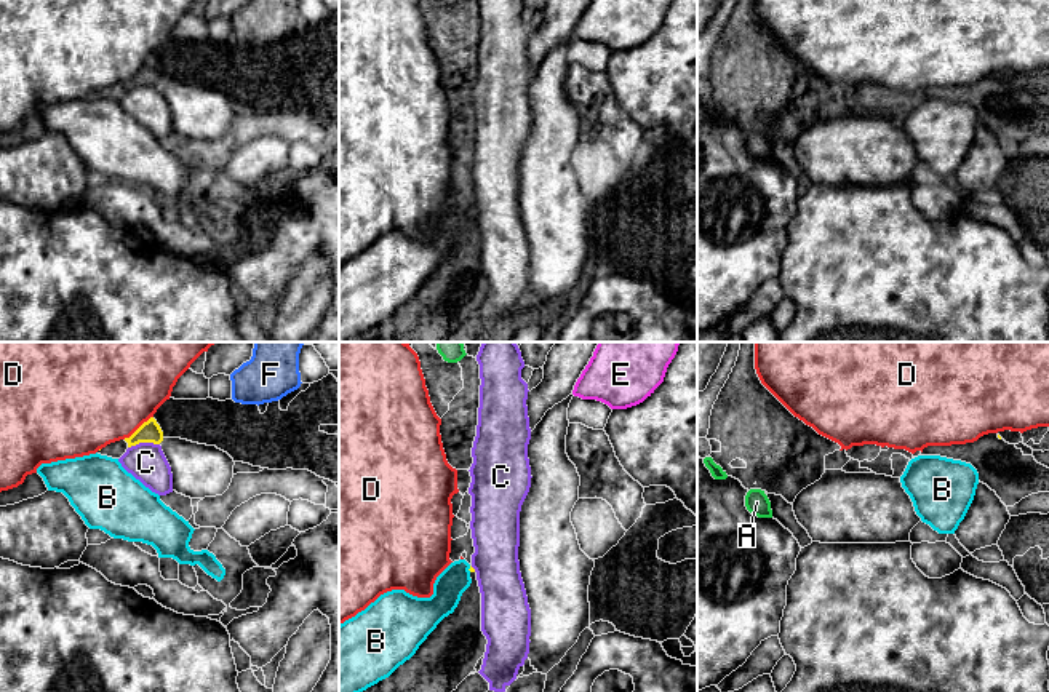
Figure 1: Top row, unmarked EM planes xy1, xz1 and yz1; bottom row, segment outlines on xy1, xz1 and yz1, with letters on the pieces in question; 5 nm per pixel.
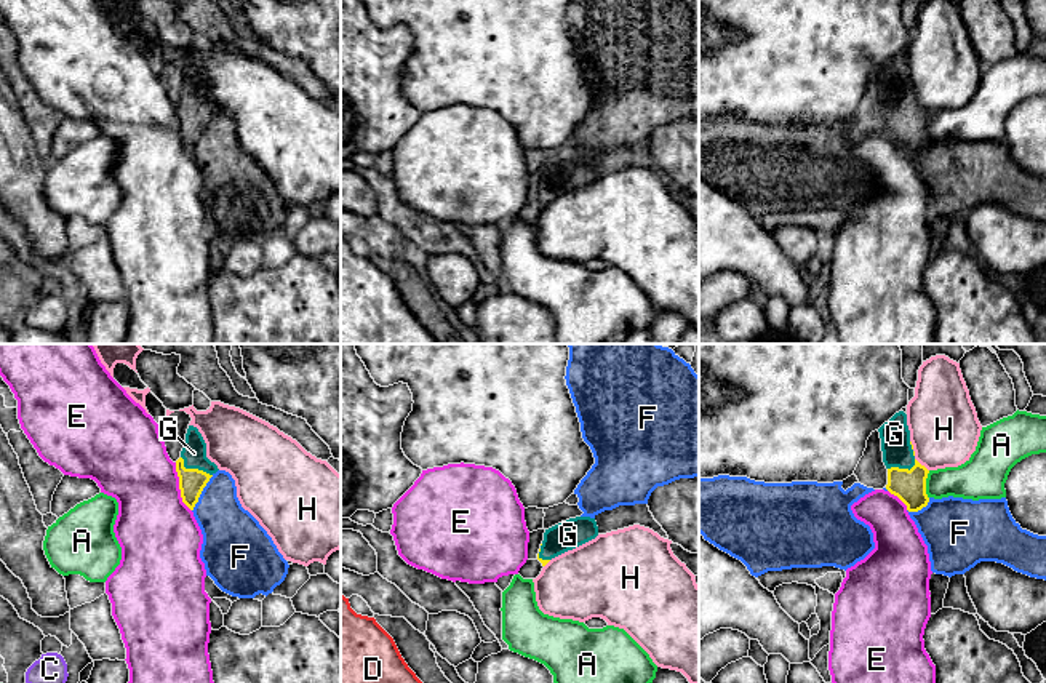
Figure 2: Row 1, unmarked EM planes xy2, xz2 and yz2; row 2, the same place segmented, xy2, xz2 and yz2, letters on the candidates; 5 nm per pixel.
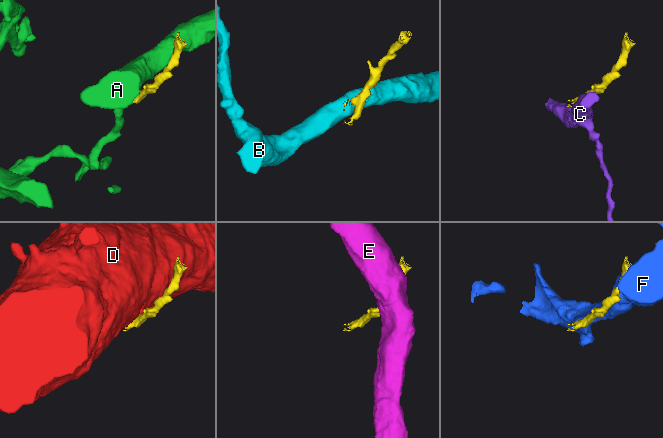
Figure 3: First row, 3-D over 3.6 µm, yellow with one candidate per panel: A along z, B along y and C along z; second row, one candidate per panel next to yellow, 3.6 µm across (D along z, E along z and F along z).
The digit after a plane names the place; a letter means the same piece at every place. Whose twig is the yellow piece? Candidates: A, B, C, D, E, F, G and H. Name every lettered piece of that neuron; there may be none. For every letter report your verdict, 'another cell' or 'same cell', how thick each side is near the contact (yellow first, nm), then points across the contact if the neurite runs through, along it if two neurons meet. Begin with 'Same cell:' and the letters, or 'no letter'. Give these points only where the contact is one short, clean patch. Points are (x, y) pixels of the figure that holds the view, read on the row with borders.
Same cell: G
A: another cell; 160 nm thick on the yellow side, 190 nm on the other; border along yz2 (930, 471), (926, 479), (928, 498)
B: another cell; 20 nm thick on the yellow side, 150 nm on the other; border along xz1 (470, 566), (469, 571)
C: another cell; 110 nm thick on the yellow side, 190 nm on the other; border along xy1 (159, 443), (136, 443), (128, 448)
D: another cell; 110 nm thick on the yellow side, 500 nm on the other
E: another cell; 130 nm thick on the yellow side, 400 nm on the other
F: another cell; 130 nm thick on the yellow side, 280 nm on the other
G: same cell; 130 nm thick on the yellow side, 130 nm on the other; runs through xy2 (192, 482), (194, 469), (194, 453)
H: another cell; 160 nm thick on the yellow side, 360 nm on the other; border along yz2 (915, 458), (928, 471)

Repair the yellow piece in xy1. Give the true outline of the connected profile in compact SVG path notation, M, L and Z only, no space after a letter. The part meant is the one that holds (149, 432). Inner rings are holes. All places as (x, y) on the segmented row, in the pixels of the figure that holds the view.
M150 417L144 422L130 438L115 441L98 451L101 455L107 455L112 459L120 459L128 447L136 446L139 443L154 443L160 444L163 441L163 432L157 420Z

